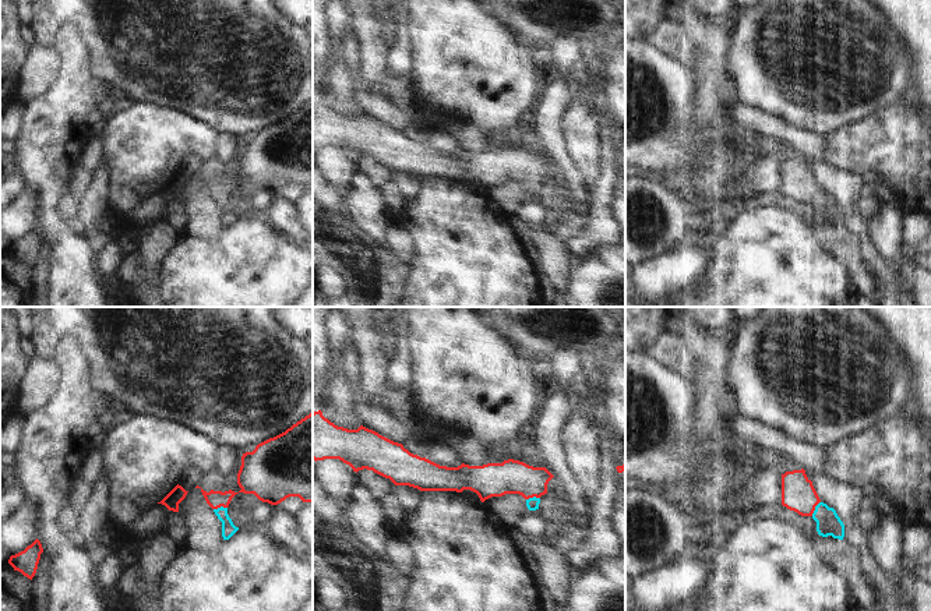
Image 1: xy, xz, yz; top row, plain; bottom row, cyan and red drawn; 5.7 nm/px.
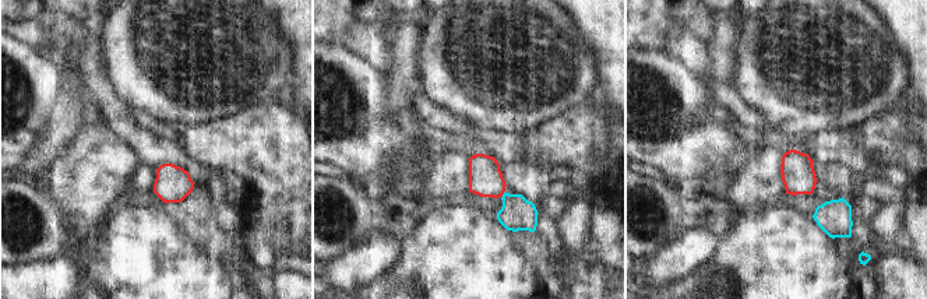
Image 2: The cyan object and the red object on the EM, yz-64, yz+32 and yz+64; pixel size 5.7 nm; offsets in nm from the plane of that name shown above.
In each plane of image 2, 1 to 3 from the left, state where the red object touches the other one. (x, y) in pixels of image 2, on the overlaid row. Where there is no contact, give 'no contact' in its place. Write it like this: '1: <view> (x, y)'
1: no contact
2: yz+32 (503, 196)
3: no contact

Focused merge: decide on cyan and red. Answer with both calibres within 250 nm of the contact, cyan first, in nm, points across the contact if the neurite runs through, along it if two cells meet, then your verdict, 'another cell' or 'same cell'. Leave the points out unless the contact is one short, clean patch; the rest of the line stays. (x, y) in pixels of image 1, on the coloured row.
140 nm thick on the cyan side, 190 nm on the other; runs through yz (828, 523), (815, 508), (799, 494); same cell

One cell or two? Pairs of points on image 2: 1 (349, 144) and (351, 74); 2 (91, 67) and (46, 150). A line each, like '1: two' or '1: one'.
1: one
2: two

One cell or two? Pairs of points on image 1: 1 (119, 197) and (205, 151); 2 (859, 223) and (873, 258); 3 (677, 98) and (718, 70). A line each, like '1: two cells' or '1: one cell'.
1: one cell
2: one cell
3: two cells

